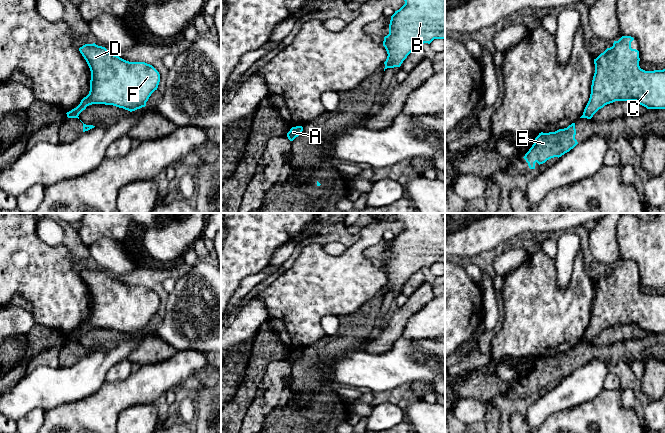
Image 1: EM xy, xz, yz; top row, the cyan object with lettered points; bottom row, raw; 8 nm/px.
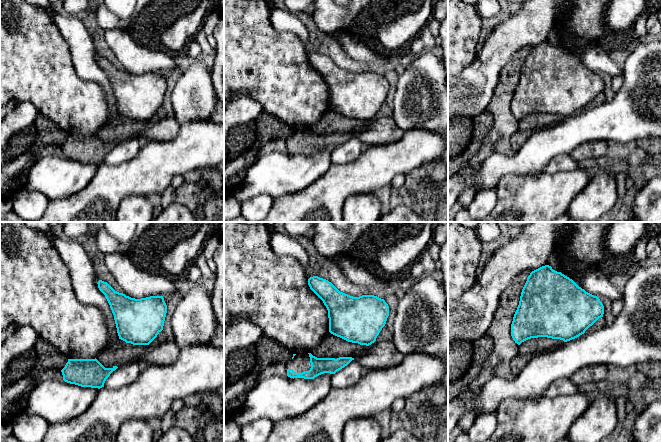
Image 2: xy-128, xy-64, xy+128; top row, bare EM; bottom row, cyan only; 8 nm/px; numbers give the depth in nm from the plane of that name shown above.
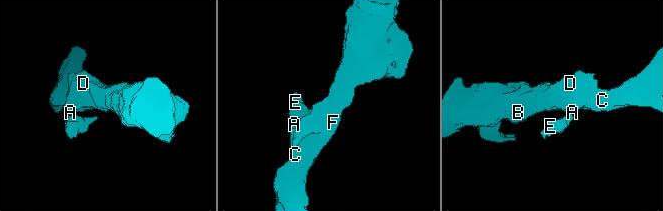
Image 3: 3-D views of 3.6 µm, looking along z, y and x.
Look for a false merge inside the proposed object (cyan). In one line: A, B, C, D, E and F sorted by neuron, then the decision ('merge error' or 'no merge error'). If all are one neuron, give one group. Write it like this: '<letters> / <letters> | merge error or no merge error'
A B C D F / E | merge error

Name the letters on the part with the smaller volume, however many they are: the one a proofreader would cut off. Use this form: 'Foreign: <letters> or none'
Foreign: E

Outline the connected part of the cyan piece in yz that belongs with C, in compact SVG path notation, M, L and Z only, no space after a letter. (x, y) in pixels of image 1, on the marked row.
M622 36L594 59L595 73L589 101L583 115L591 119L605 105L615 101L636 101L647 109L665 109L665 69L645 71L639 66L639 51L631 48L631 36Z

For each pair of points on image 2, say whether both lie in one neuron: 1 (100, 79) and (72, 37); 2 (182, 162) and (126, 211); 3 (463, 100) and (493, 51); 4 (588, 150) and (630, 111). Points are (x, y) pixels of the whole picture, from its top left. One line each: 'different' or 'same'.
1: same
2: different
3: same
4: different

